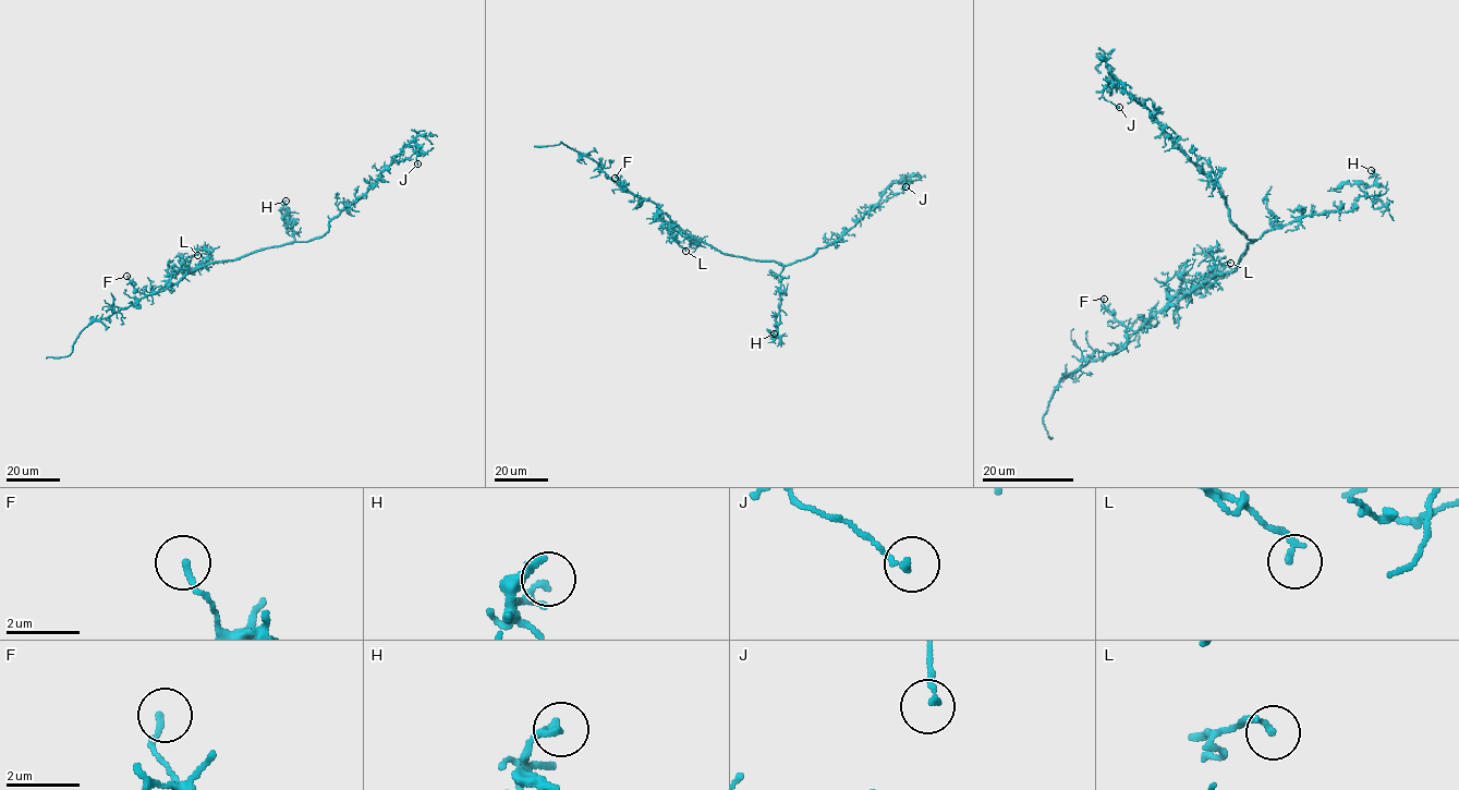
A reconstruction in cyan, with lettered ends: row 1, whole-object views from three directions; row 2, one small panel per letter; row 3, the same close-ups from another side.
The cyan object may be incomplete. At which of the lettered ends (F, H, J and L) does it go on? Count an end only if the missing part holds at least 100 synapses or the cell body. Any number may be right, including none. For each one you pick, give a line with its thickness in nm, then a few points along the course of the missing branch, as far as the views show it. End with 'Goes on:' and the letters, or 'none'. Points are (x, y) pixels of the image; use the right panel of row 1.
Goes on: none

